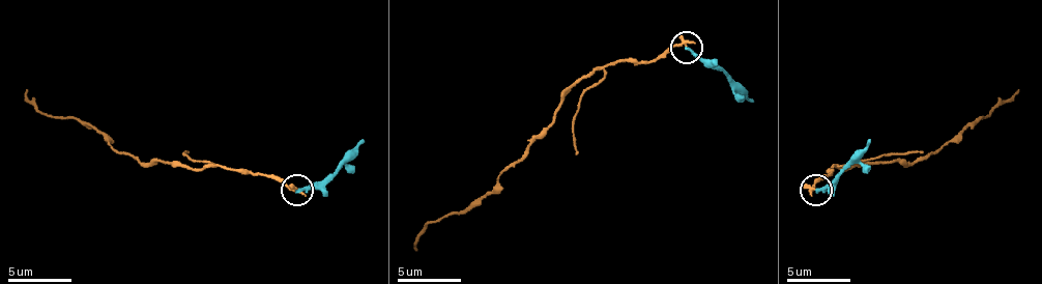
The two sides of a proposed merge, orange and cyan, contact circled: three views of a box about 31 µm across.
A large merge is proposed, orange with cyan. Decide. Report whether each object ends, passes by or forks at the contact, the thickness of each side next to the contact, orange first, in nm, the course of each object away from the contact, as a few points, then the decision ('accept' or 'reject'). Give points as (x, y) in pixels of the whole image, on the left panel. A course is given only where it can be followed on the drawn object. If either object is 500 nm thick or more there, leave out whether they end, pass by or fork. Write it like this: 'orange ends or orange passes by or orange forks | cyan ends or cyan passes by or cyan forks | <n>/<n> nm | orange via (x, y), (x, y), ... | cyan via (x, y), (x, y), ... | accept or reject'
orange ends | cyan ends | 320/280 nm | orange via (298, 191), (250, 171), (205, 165), (186, 168), (173, 162), (122, 155), (75, 117), (39, 111), (27, 88) | cyan via (298, 191), (323, 180), (365, 139) | reject

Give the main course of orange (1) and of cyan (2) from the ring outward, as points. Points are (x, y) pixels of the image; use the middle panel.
1: (688, 47), (671, 47), (639, 62), (595, 66), (512, 165), (464, 209), (429, 223), (416, 251)
2: (688, 47), (713, 62), (754, 101)

